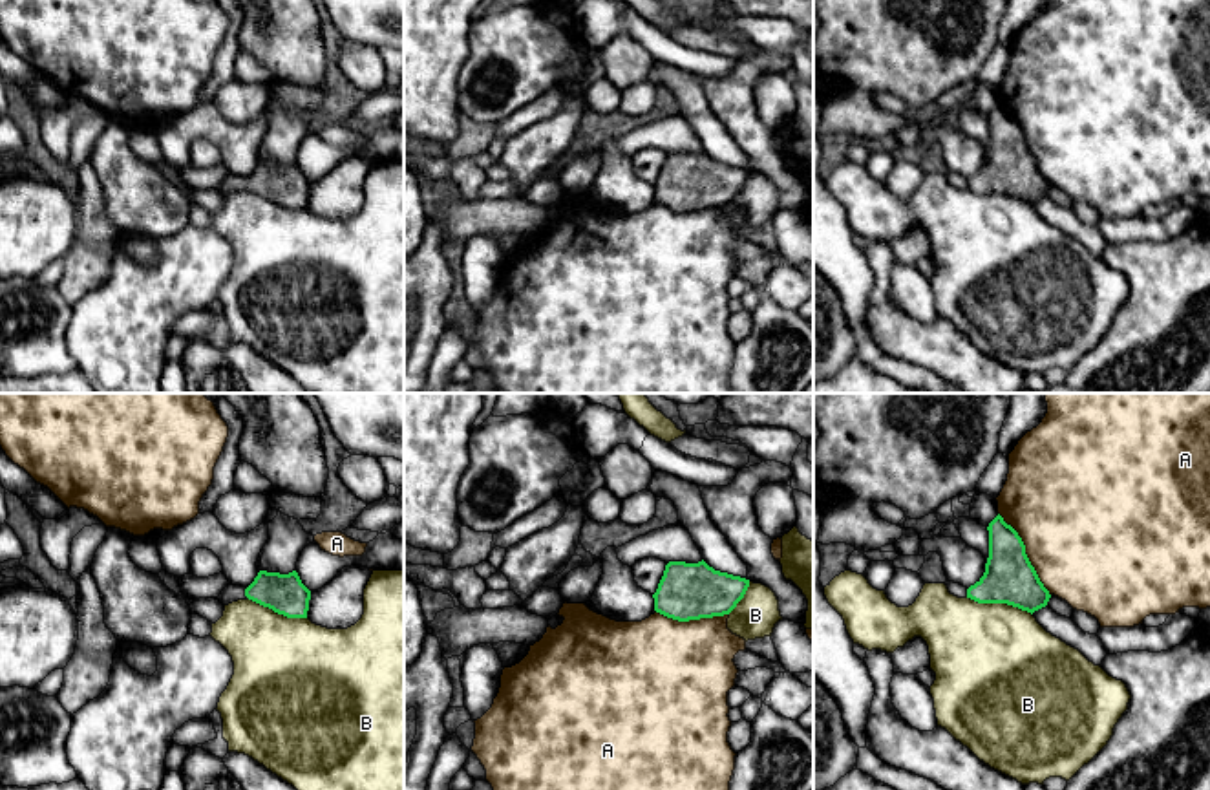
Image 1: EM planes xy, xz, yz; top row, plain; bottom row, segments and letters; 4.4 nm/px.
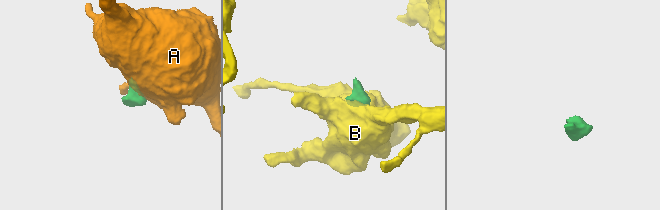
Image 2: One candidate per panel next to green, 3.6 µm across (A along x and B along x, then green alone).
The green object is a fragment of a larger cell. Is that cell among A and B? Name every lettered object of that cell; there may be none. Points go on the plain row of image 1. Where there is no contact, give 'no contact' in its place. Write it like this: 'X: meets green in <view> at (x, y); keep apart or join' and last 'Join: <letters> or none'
A: meets green in yz at (1026, 145); keep apart
B: meets green in yz at (998, 192); keep apart
Join: none

